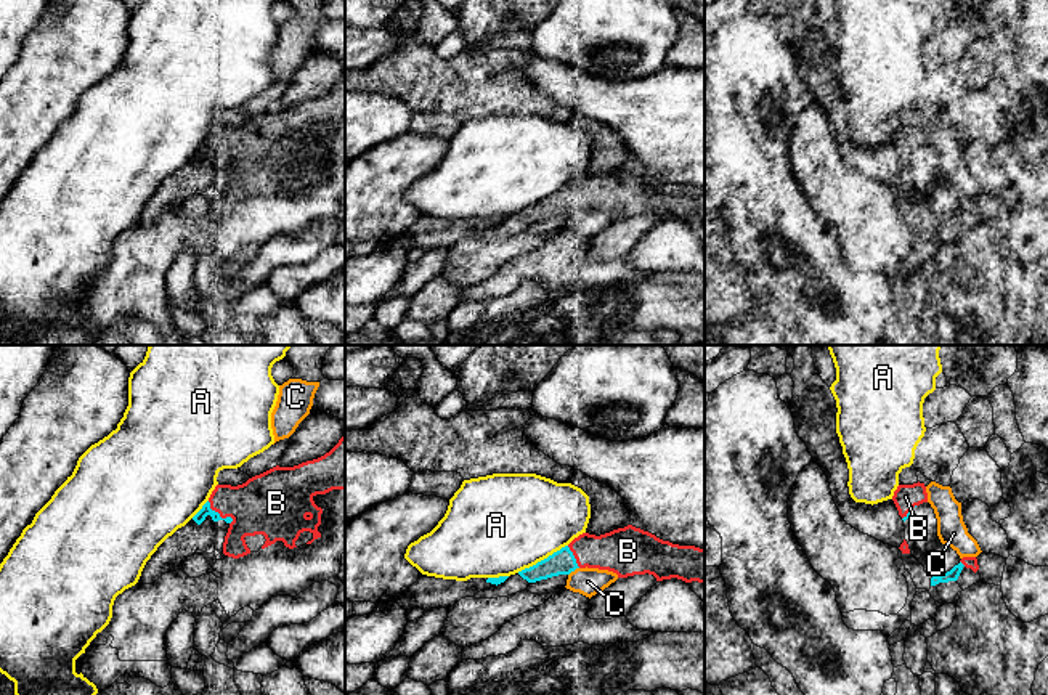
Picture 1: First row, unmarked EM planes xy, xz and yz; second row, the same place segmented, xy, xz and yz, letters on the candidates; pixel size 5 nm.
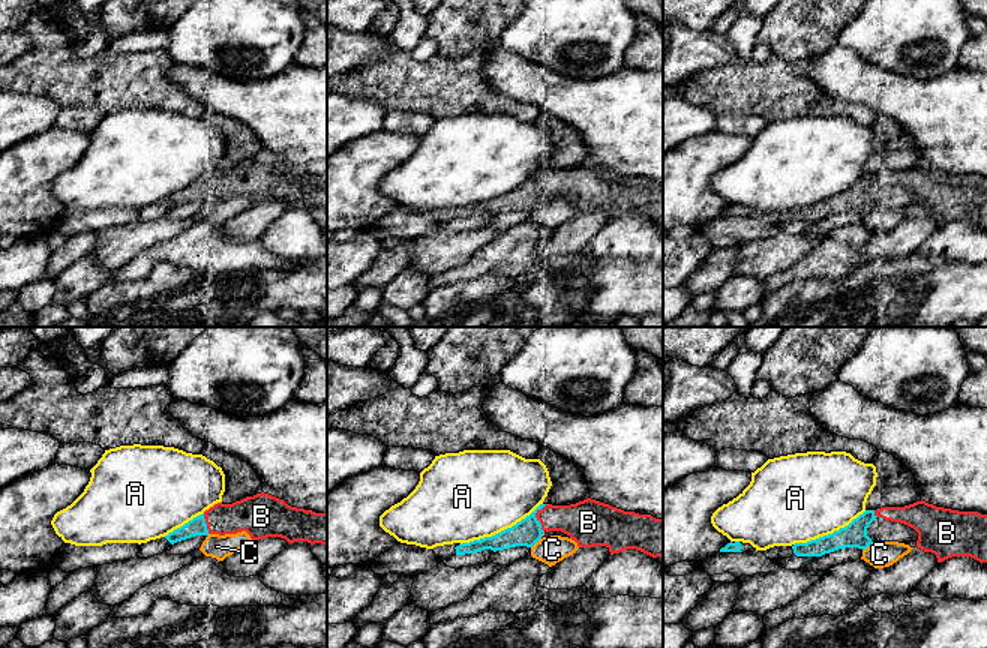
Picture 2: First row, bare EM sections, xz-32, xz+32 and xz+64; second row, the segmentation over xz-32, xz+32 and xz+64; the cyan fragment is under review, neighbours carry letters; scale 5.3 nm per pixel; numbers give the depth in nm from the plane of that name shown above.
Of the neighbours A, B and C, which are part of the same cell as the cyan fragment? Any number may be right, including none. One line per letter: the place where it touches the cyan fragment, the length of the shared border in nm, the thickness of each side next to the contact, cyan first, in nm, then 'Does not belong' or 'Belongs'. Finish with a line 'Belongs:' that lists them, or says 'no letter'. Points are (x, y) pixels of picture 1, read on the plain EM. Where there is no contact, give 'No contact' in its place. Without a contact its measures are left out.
A: Touches cyan at xz (541, 201). Shared border 300 nm. Thickness 130 nm (cyan) against 500 nm. Does not belong
B: Touches cyan at xy (219, 154). Shared border 170 nm. Thickness 60 nm (cyan) against 300 nm. Belongs
C: Touches cyan at xz (573, 211). Shared border 70 nm. Thickness 130 nm (cyan) against 140 nm. Does not belong
Belongs: B

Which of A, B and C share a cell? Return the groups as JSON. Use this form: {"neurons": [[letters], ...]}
{"neurons": [["A"], ["B"], ["C"]]}

